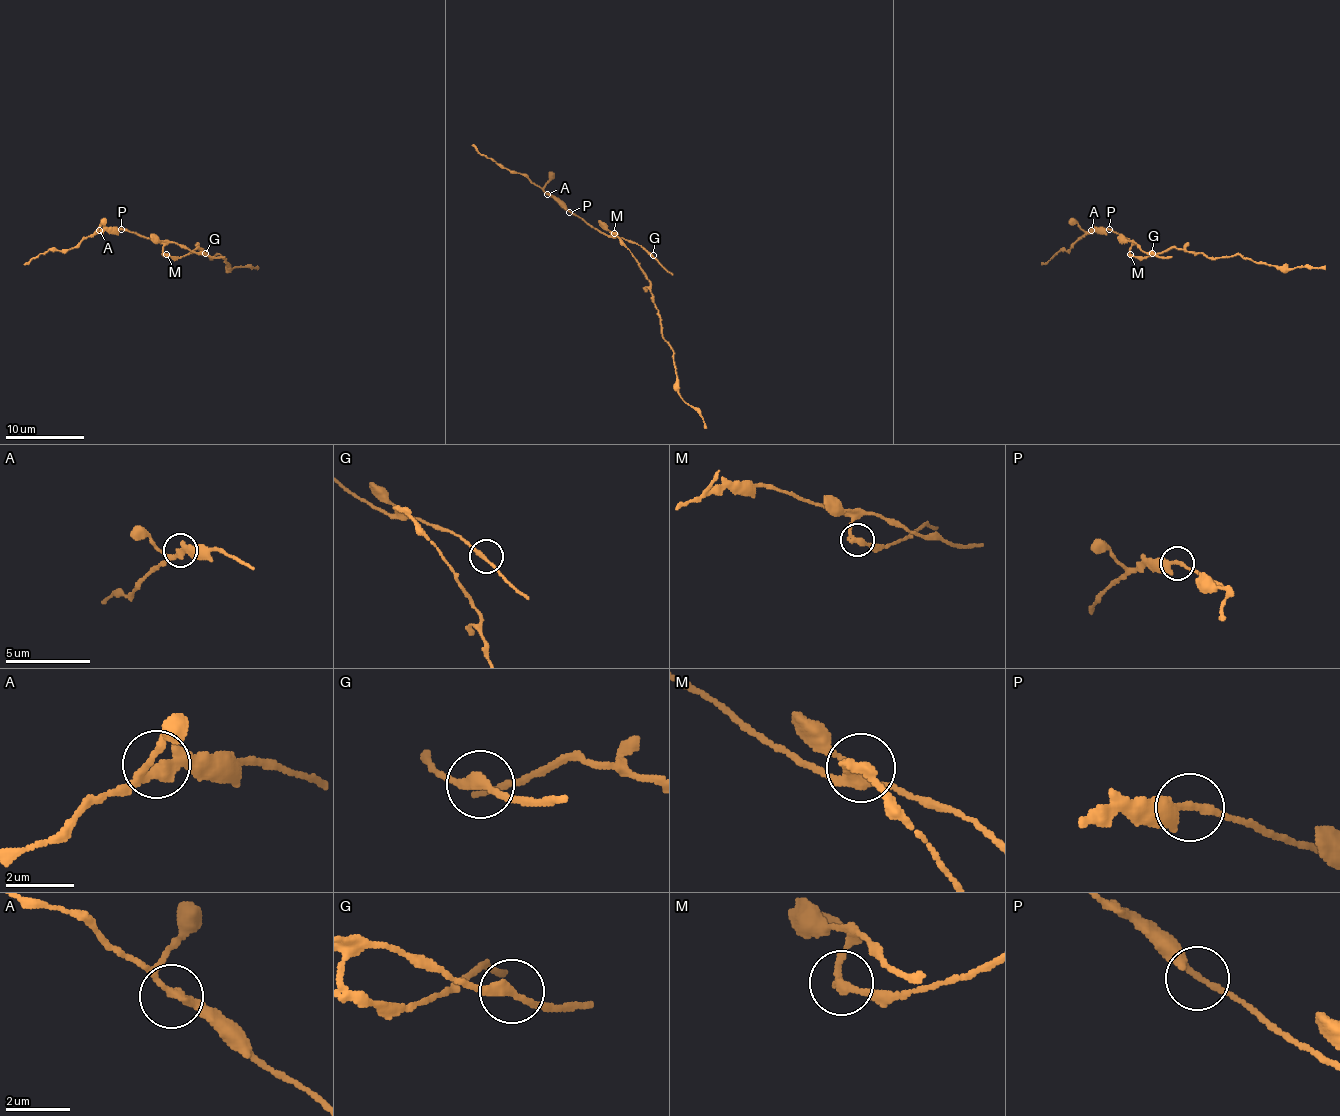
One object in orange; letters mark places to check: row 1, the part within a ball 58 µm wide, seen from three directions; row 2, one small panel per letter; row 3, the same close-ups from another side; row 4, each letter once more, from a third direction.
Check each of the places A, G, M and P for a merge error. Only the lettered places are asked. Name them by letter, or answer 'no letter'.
M

